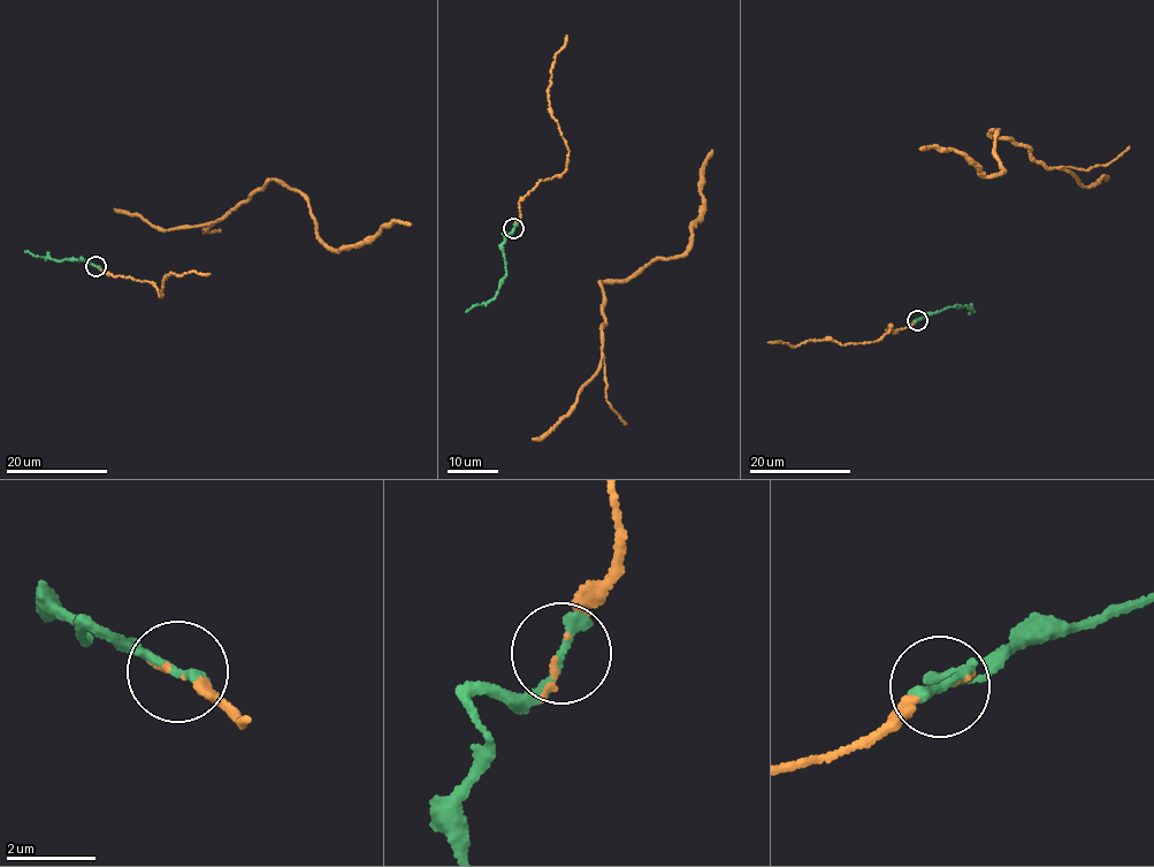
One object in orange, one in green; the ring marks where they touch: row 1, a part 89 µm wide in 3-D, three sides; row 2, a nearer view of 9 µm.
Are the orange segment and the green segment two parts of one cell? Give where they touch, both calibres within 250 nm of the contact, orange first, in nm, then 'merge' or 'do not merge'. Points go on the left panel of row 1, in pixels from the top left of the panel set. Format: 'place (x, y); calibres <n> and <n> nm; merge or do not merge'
place (96, 266); calibres 100 and 300 nm; merge

